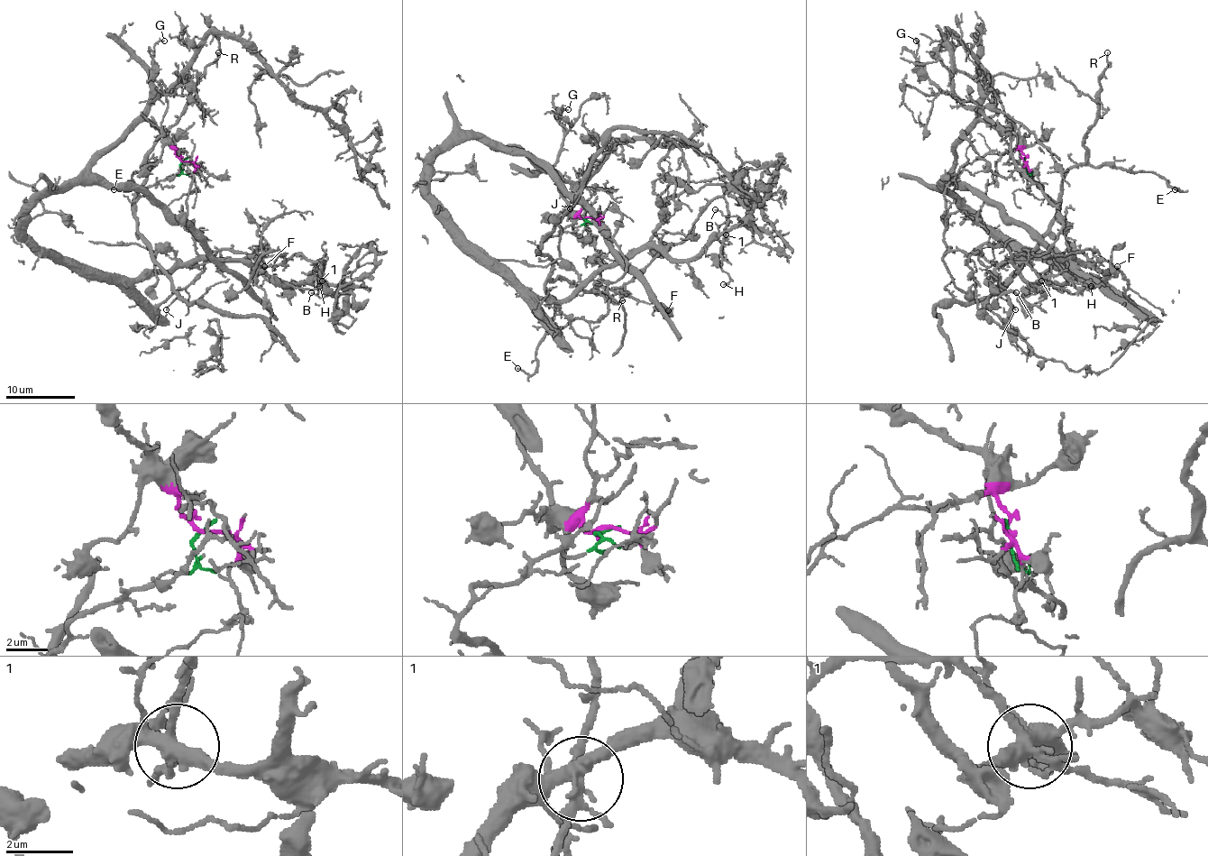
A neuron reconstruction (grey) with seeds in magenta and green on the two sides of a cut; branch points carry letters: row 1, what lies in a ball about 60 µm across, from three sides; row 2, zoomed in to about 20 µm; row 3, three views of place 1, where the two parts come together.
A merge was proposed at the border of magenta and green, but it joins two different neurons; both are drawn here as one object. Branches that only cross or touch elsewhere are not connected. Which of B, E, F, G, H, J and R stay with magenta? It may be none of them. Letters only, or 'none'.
B, F, G, H

